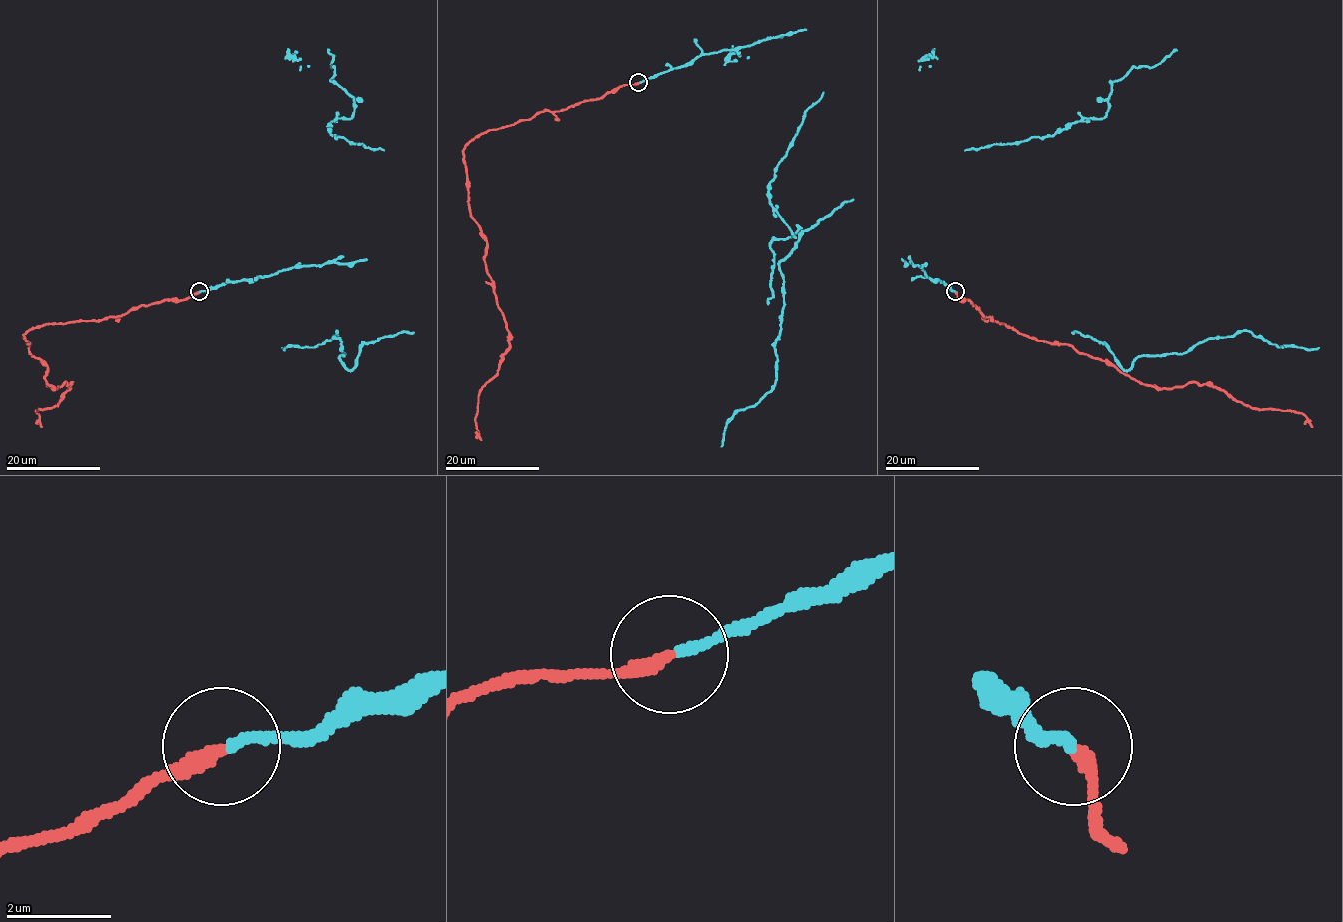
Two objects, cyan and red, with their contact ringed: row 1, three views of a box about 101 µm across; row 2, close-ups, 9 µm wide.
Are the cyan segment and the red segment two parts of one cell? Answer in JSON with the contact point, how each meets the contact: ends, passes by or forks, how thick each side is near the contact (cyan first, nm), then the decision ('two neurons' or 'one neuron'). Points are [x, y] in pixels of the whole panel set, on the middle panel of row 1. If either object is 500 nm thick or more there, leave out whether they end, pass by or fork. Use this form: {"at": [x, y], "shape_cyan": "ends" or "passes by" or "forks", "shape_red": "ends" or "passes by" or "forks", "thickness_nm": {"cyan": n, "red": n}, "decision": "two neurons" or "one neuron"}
{"at": [638, 82], "shape_cyan": "ends", "shape_red": "ends", "thickness_nm": {"cyan": 190, "red": 280}, "decision": "one neuron"}

